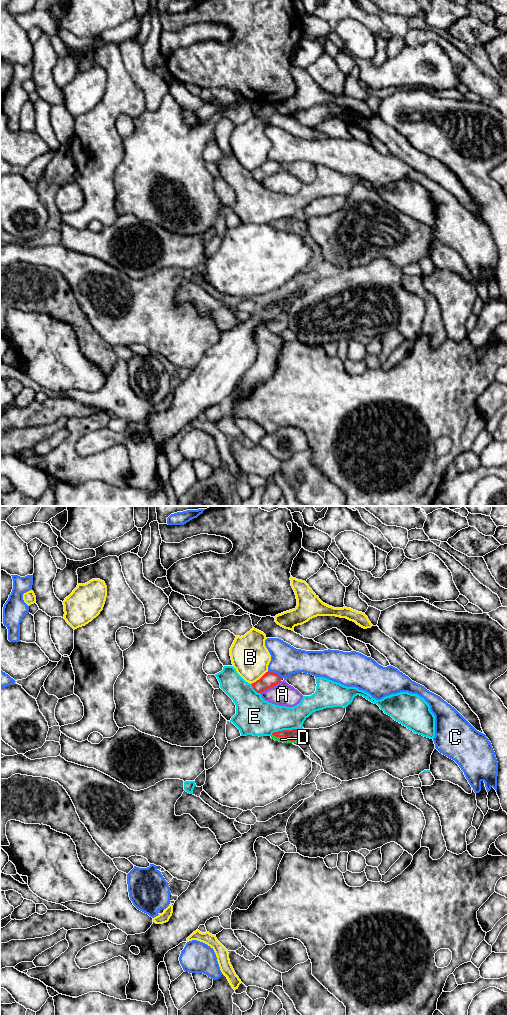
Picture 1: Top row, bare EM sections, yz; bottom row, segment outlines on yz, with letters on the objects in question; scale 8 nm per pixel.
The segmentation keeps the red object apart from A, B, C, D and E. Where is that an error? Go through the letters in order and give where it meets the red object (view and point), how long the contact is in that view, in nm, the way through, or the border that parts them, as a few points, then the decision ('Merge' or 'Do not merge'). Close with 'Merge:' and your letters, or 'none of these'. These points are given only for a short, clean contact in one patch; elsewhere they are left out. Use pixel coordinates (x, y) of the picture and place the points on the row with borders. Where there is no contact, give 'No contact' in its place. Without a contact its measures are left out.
A: Touches red at yz (270, 687). Shared border 200 nm. Do not merge
B: Touches red at yz (260, 678). Shared border 180 nm. Do not merge
C: Touches red at yz (275, 673). Shared border 130 nm. Do not merge
D: Touches red at yz (285, 737). Shared border 220 nm. Path across: yz (294, 734), (285, 737), (281, 739). Merge
E: Touches red at yz (285, 730). Shared border 240 nm. Do not merge
Merge: D

